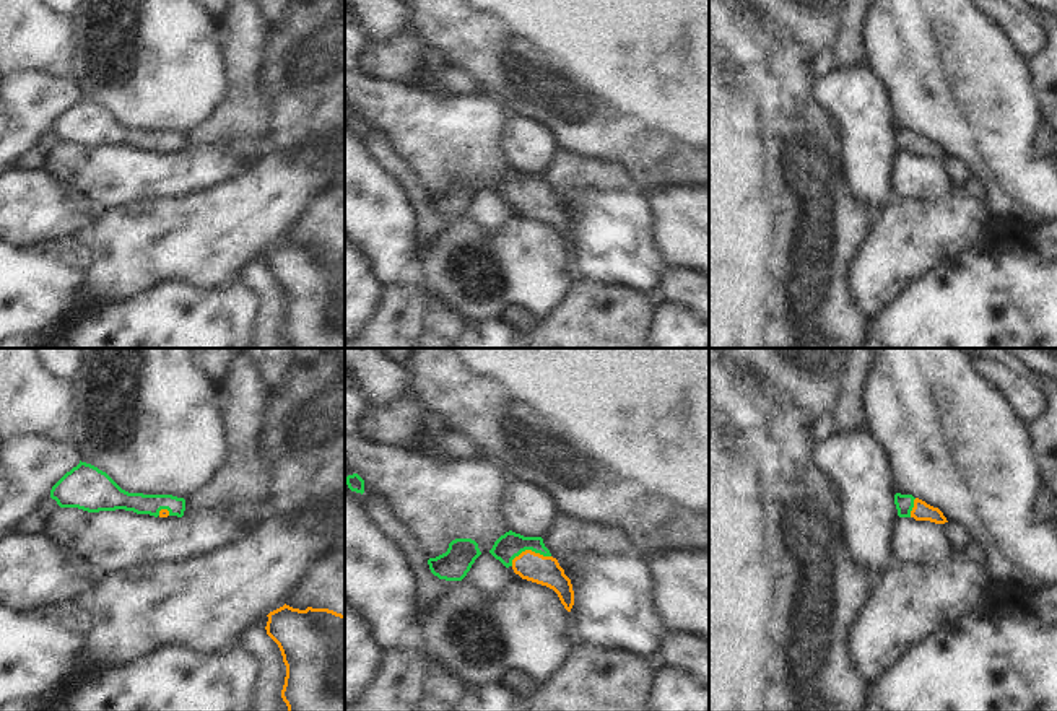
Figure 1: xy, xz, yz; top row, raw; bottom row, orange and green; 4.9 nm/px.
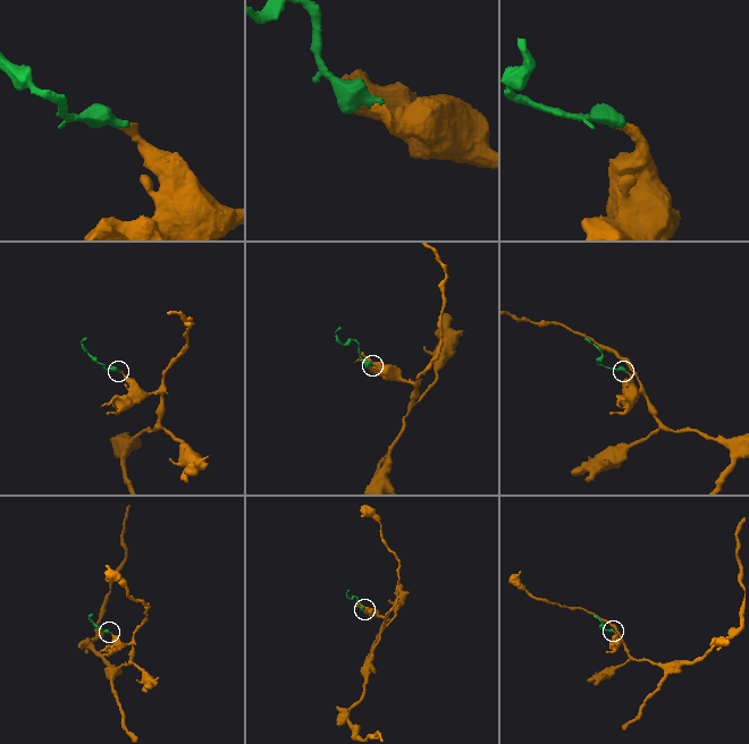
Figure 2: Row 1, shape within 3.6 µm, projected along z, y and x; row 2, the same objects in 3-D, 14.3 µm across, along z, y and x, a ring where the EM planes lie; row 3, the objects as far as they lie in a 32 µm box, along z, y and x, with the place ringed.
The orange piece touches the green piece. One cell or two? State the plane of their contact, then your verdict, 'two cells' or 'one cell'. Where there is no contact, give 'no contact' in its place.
xz | one cell

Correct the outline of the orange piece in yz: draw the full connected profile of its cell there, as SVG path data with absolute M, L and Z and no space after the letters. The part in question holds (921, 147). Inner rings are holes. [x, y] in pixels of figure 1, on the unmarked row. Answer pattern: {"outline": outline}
{"outline": "M896 129L894 140L899 153L914 153L916 156L930 156L935 159L948 158L938 143L933 143L925 137L914 133L912 130Z"}

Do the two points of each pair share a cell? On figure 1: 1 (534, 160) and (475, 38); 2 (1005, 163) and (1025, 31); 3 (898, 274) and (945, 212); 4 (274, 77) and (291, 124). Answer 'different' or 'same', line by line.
1: different
2: different
3: same
4: same

